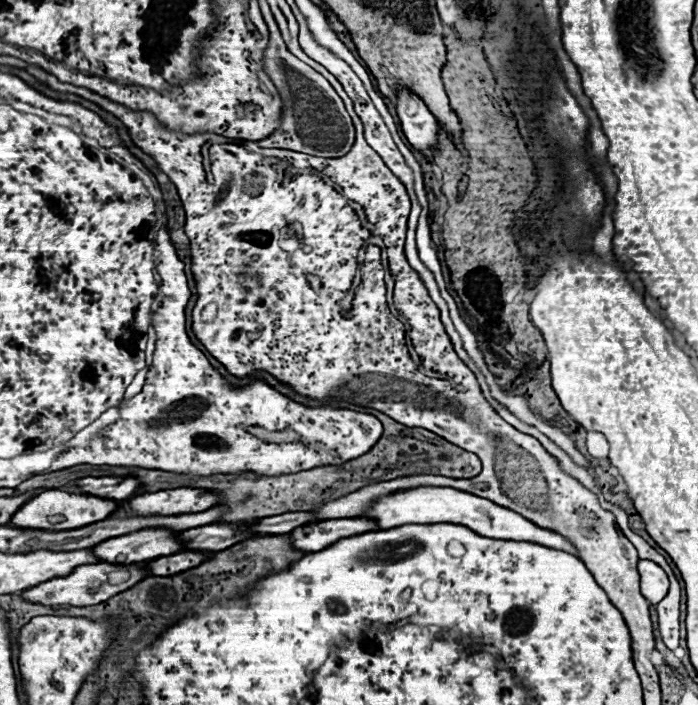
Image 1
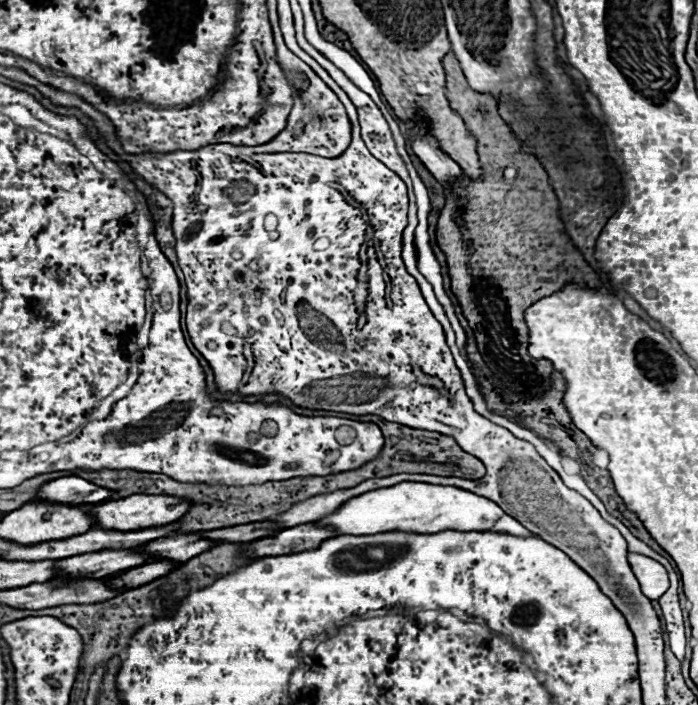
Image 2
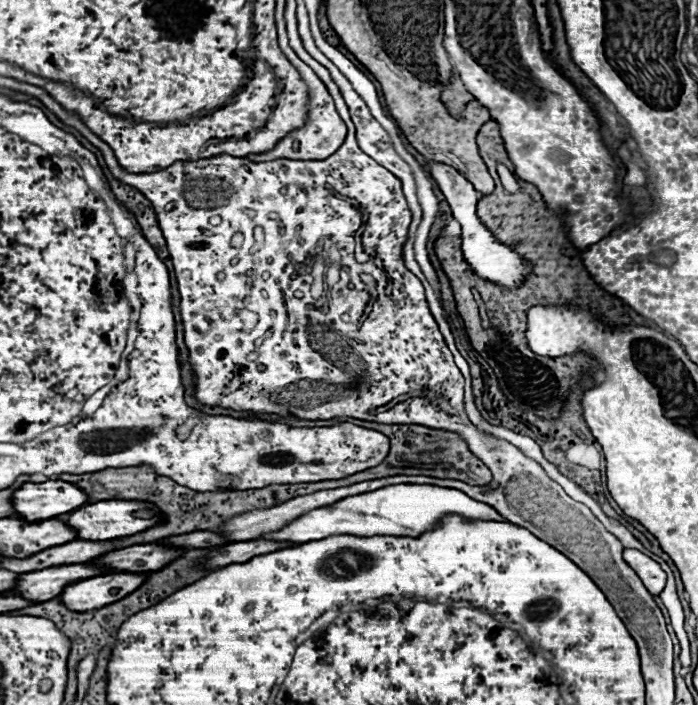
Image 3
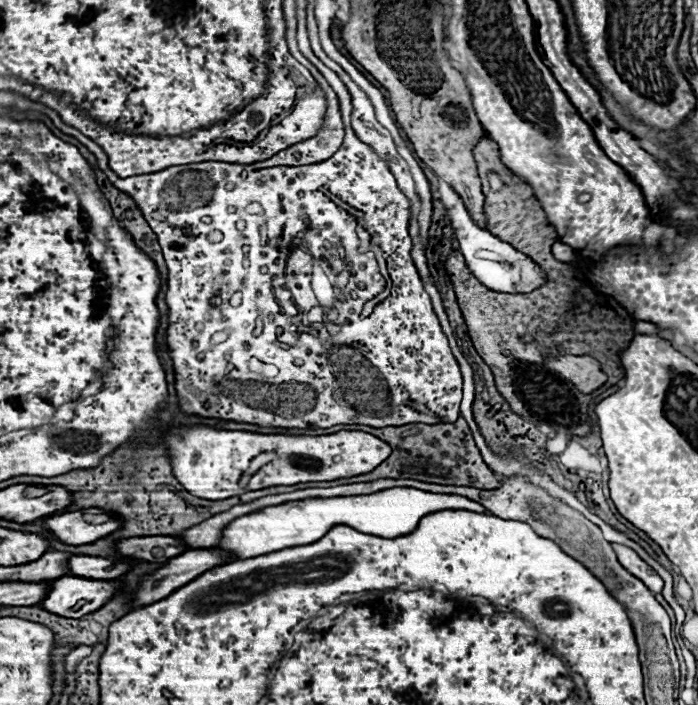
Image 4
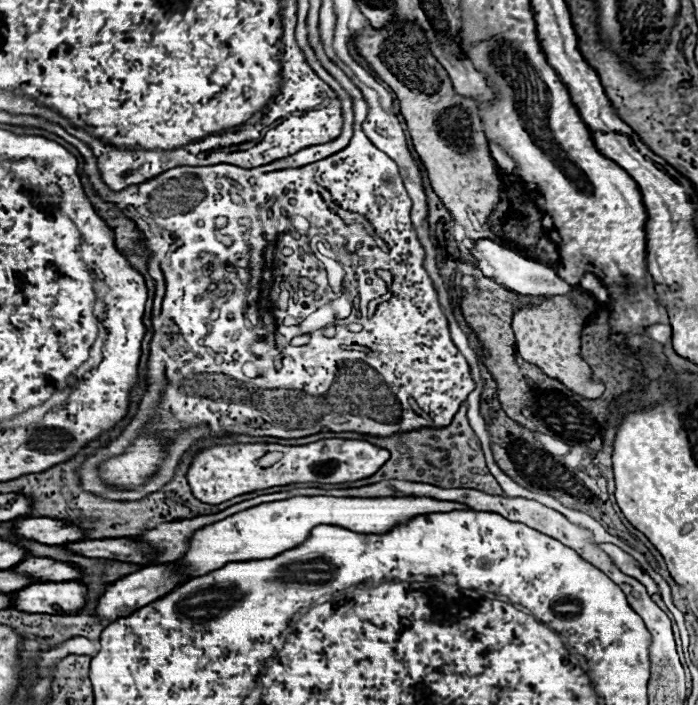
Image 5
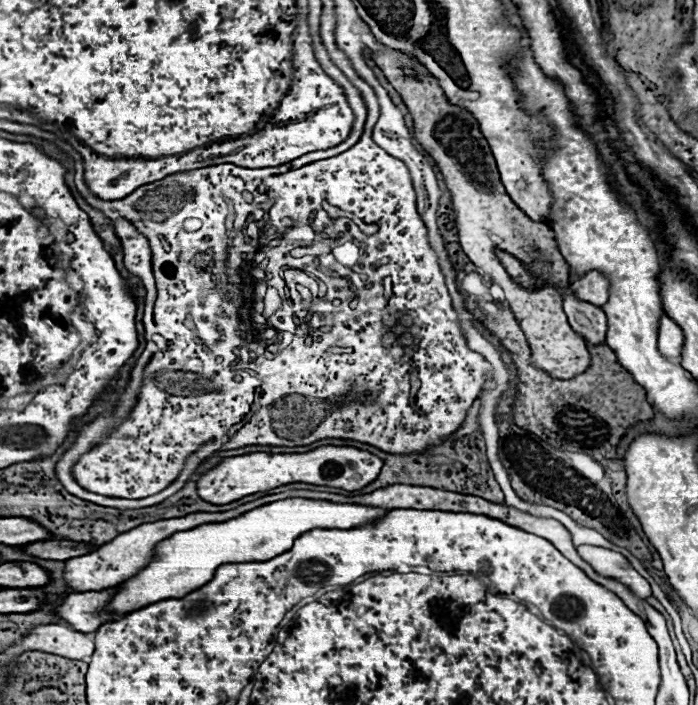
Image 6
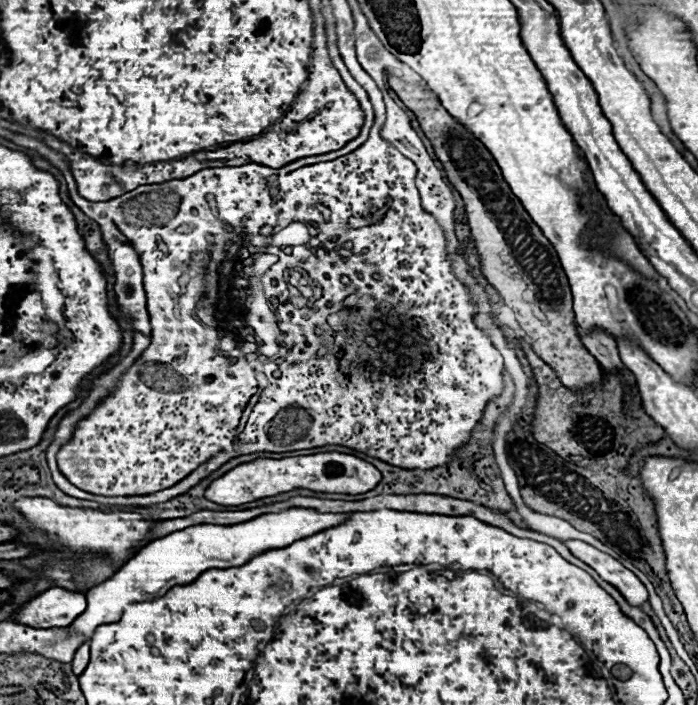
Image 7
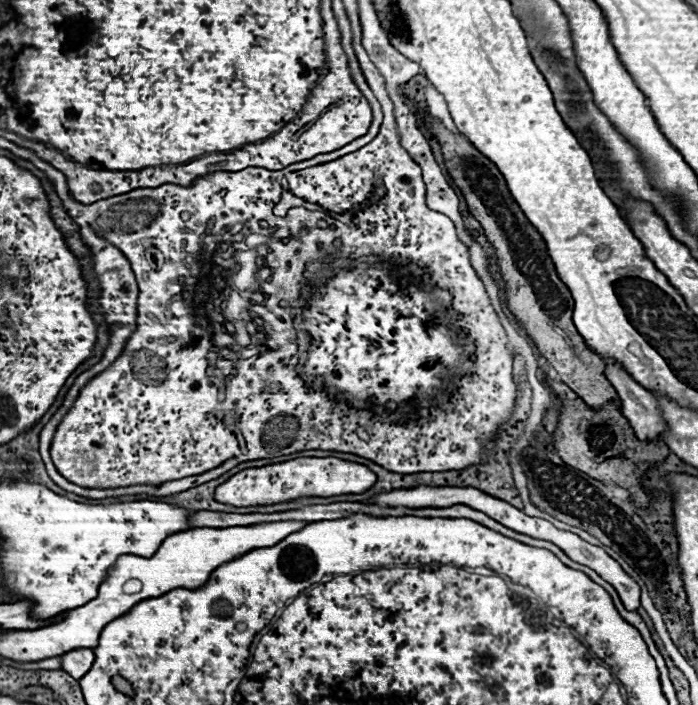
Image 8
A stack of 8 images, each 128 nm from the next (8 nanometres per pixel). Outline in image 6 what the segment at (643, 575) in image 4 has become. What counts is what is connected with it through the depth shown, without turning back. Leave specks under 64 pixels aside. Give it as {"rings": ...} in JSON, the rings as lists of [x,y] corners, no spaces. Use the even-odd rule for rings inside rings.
{"rings":[[[582,544],[578,546],[578,554],[600,574],[600,576],[612,576],[614,580],[622,580],[636,596],[648,598],[650,596],[650,584],[630,566],[630,562],[612,550],[596,548]]]}

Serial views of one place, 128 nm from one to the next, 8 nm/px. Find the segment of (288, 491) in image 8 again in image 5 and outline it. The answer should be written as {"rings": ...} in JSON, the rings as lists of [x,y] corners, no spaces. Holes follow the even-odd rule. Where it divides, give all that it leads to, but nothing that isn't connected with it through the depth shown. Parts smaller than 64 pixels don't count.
{"rings":[[[330,438],[306,446],[278,446],[278,444],[220,444],[208,450],[200,450],[186,474],[192,494],[204,504],[222,504],[230,498],[264,490],[270,486],[284,486],[294,482],[322,482],[322,484],[344,484],[372,476],[386,460],[388,450],[376,448],[364,440],[342,440]],[[266,452],[282,452],[276,466],[260,468],[258,460]]]}

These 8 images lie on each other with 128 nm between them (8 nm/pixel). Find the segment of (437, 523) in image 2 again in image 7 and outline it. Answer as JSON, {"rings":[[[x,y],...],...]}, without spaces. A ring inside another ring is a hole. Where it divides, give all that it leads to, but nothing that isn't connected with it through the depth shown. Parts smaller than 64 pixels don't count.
{"rings":[[[290,508],[280,514],[262,514],[258,518],[234,526],[216,526],[216,524],[190,526],[172,532],[164,538],[152,540],[142,550],[138,550],[110,580],[106,580],[106,584],[98,584],[98,588],[86,592],[88,600],[86,610],[66,630],[76,636],[92,638],[98,626],[120,620],[128,604],[156,600],[158,596],[164,596],[172,586],[192,584],[202,572],[210,568],[242,566],[250,560],[250,556],[256,556],[272,548],[284,548],[294,540],[312,536],[314,532],[320,532],[334,524],[342,524],[346,518],[348,514],[330,514],[330,512],[320,514],[312,508]]]}

